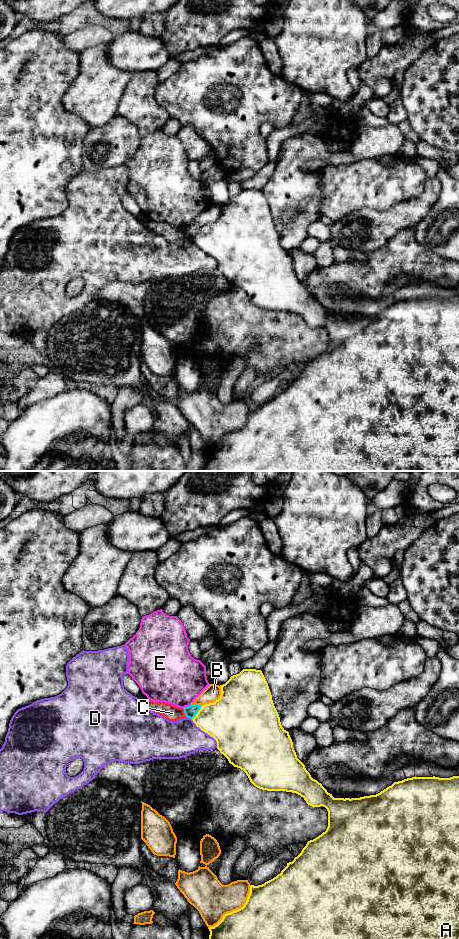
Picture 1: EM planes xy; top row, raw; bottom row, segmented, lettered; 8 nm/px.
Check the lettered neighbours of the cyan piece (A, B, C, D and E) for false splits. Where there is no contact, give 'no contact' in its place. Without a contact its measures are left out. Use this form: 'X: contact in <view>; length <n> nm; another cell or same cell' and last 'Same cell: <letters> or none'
A: contact in xy; length 130 nm; another cell
B: contact in xy; length 80 nm; another cell
C: contact in xy; length 80 nm; another cell
D: contact in xy; length 50 nm; another cell
E: contact in xy; length 80 nm; another cell
Same cell: none

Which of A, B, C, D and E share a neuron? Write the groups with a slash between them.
A / B / C / D / E

